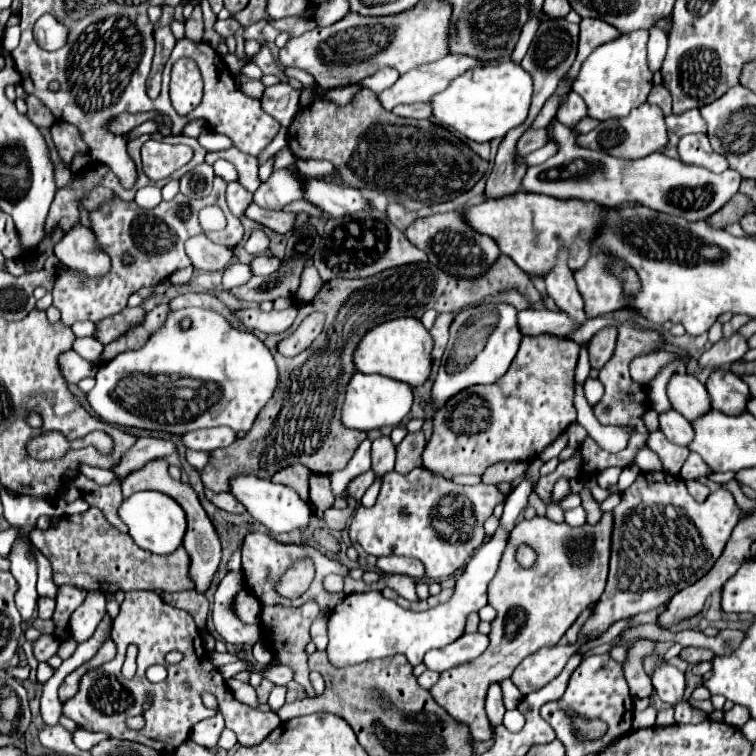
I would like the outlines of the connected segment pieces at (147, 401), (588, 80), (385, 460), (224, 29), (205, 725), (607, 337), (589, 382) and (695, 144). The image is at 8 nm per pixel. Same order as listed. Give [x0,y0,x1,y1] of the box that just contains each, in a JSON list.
[[88,308,278,434],[572,30,652,120],[372,436,396,480],[216,18,240,38],[190,716,224,750],[588,326,618,370],[584,378,604,406],[678,134,728,172]]

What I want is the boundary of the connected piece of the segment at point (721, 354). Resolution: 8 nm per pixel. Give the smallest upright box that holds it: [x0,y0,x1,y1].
[698,334,748,368]

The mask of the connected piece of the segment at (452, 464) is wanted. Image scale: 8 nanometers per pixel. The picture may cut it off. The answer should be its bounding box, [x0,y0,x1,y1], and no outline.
[422,334,580,478]

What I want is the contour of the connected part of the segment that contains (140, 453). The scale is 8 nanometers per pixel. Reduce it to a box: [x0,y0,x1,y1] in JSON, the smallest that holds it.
[114,436,176,476]

